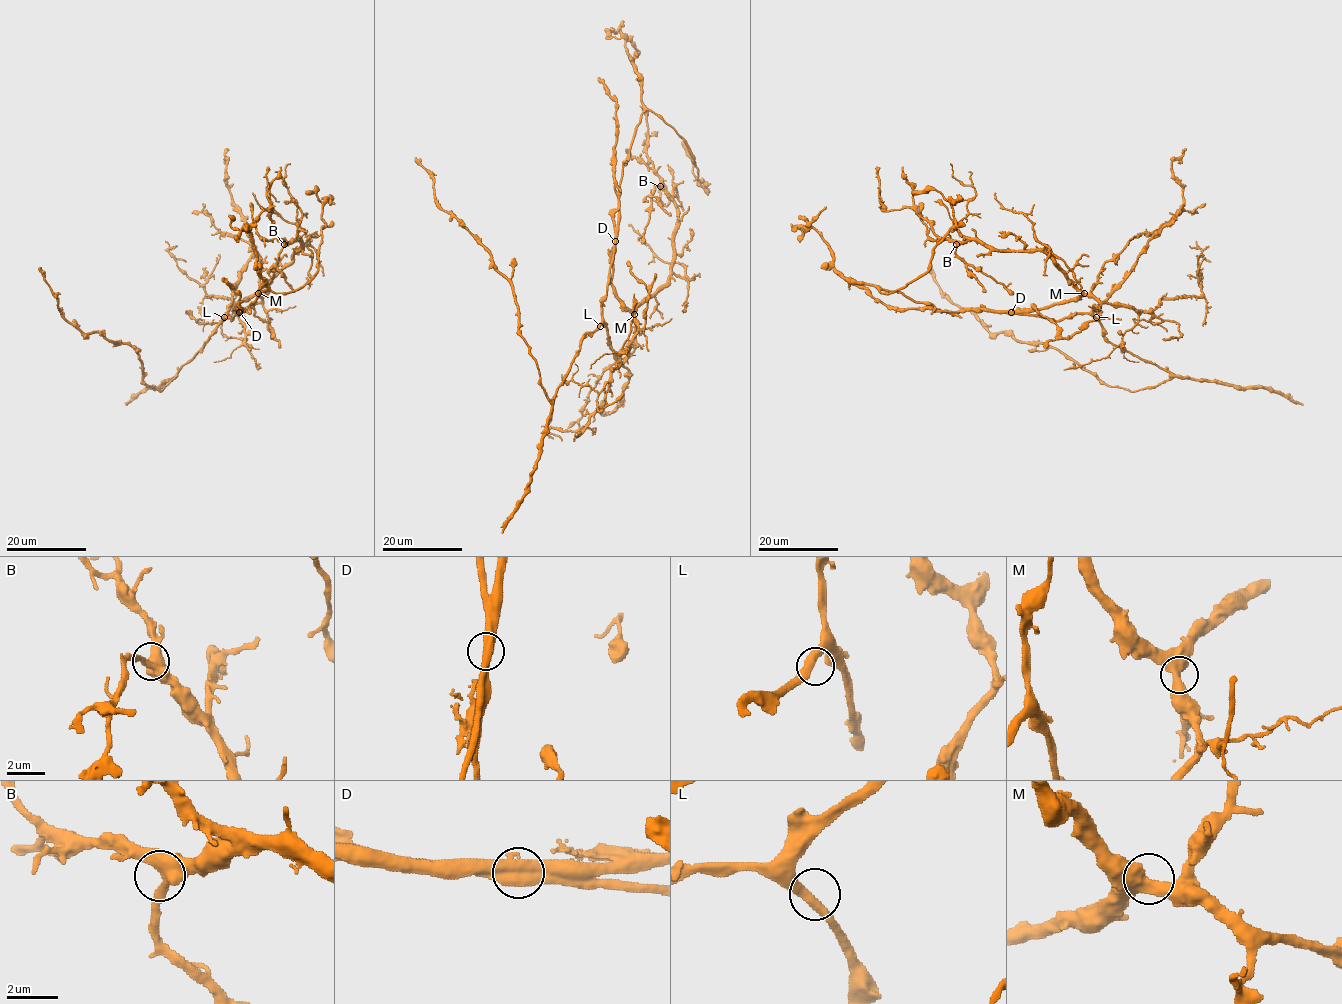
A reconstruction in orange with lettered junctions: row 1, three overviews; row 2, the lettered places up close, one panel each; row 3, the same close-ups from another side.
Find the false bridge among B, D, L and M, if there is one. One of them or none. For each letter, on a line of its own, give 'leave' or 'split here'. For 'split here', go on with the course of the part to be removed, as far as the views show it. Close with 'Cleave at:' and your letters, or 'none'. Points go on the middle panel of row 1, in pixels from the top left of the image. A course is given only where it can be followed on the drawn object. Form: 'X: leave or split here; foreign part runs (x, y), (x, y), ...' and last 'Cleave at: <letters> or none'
B: leave
D: split here; foreign part runs (615, 241), (602, 322), (549, 399), (510, 282), (435, 200), (434, 178), (415, 157)
L: leave
M: leave
Cleave at: D

